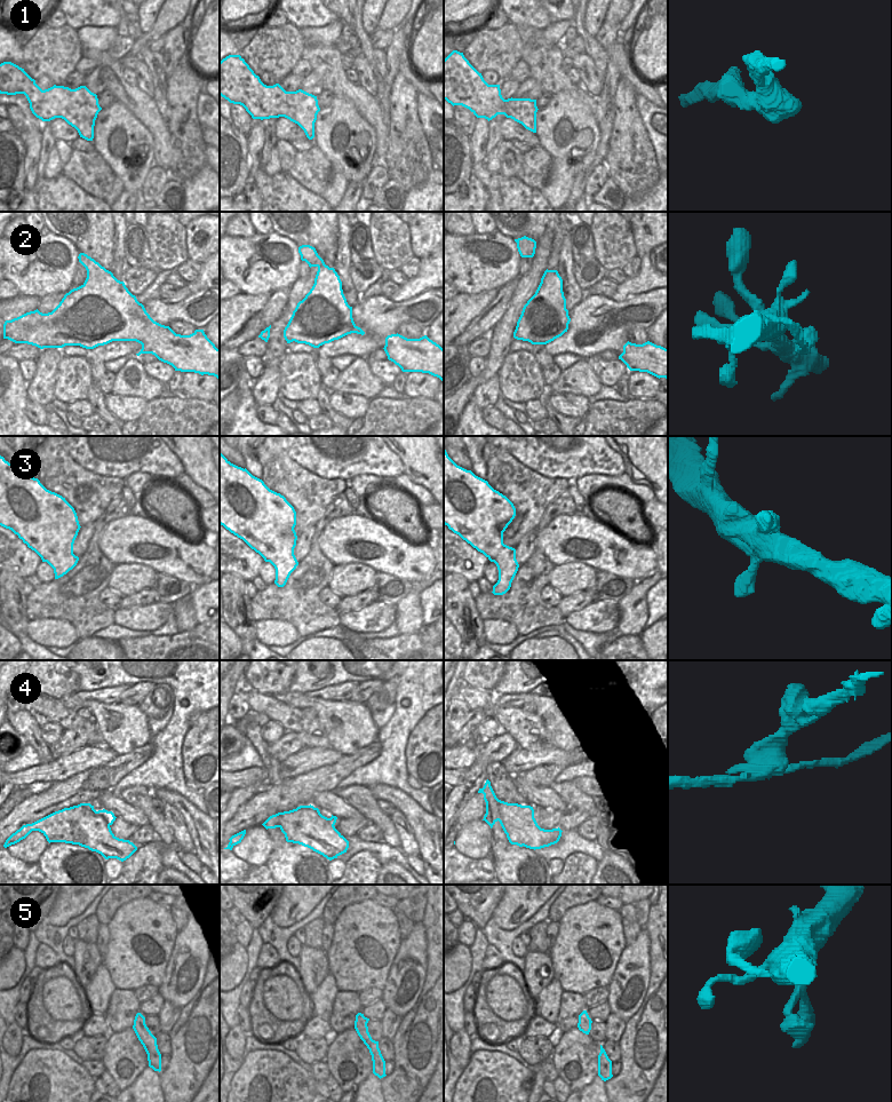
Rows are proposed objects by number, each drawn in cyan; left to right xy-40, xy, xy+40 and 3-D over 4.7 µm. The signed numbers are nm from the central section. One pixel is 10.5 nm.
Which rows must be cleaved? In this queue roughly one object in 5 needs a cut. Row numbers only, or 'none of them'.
4

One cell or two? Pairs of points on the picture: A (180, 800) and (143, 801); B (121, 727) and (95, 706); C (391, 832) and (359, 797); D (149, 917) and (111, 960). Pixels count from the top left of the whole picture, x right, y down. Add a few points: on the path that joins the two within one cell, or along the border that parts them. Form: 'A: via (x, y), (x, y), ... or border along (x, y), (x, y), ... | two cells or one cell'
A: border along (150, 789), (152, 795) | two cells
B: via (116, 722), (108, 722), (103, 714) | one cell
C: via (383, 823), (367, 806) | one cell
D: via (140, 927), (121, 950) | one cell

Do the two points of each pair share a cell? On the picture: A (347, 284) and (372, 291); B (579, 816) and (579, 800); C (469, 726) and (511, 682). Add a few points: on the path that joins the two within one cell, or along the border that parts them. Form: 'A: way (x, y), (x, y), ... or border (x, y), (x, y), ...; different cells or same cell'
A: border (361, 294), (359, 299); different cells
B: border (573, 809), (580, 809), (590, 816); different cells
C: border (524, 692), (506, 692), (494, 697); different cells

